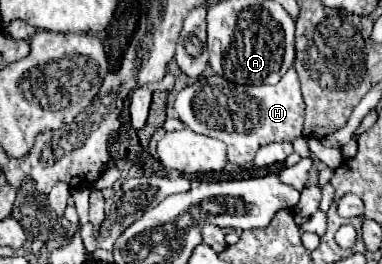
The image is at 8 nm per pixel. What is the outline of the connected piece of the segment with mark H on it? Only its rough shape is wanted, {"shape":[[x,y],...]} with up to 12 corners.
{"shape":[[294,68],[274,86],[202,76],[176,94],[178,120],[222,140],[228,162],[302,136]]}

